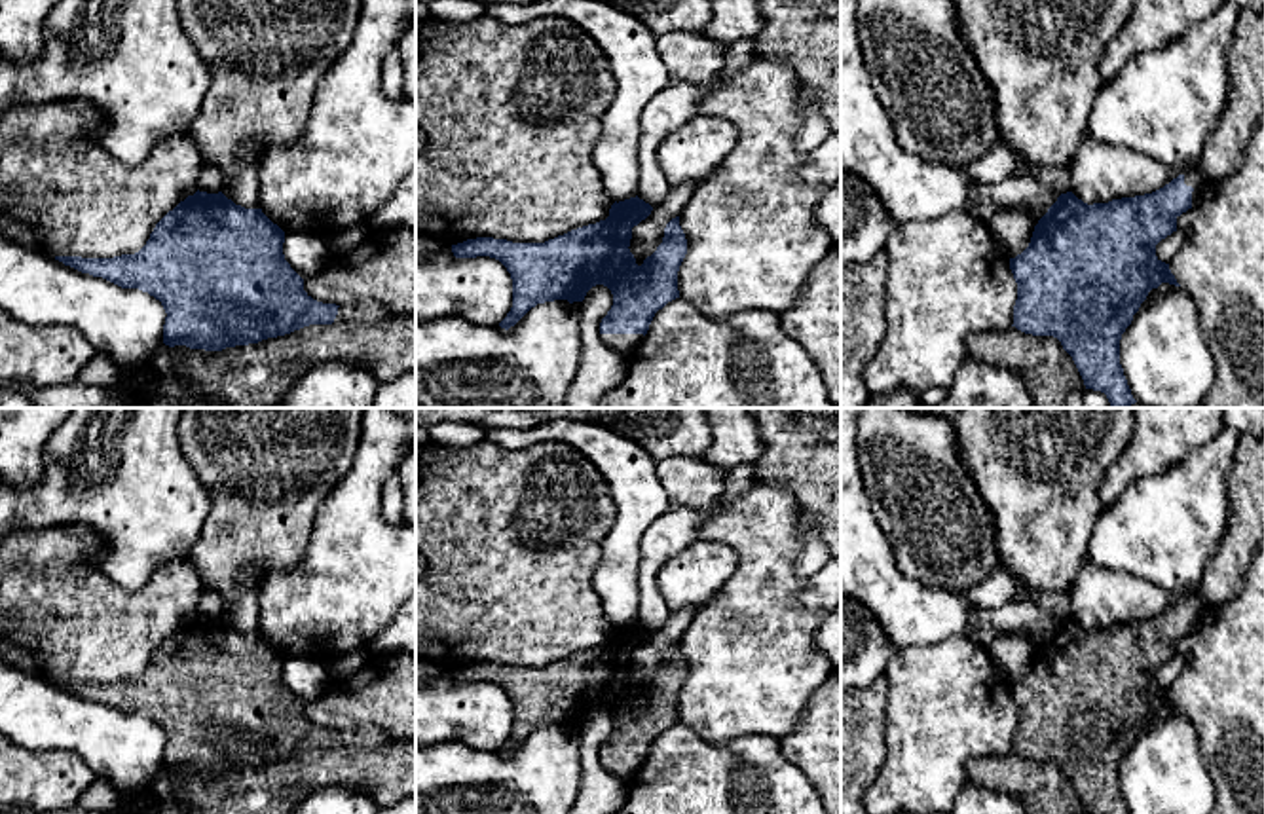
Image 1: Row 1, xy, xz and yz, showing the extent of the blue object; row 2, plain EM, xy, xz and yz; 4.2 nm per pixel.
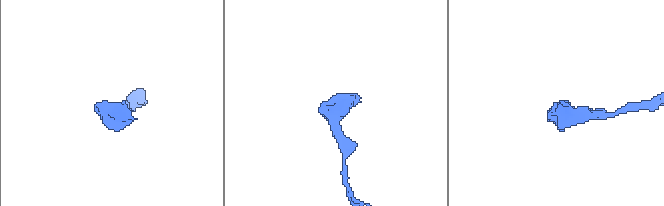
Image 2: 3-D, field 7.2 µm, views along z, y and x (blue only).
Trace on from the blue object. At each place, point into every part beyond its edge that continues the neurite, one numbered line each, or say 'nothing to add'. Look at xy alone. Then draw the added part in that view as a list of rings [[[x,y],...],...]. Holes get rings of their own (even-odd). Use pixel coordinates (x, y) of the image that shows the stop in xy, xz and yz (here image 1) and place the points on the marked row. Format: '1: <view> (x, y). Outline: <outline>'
1: xy (365, 310). Outline: [[[359,300],[340,305],[334,323],[376,323],[391,315],[393,311],[374,300]]]

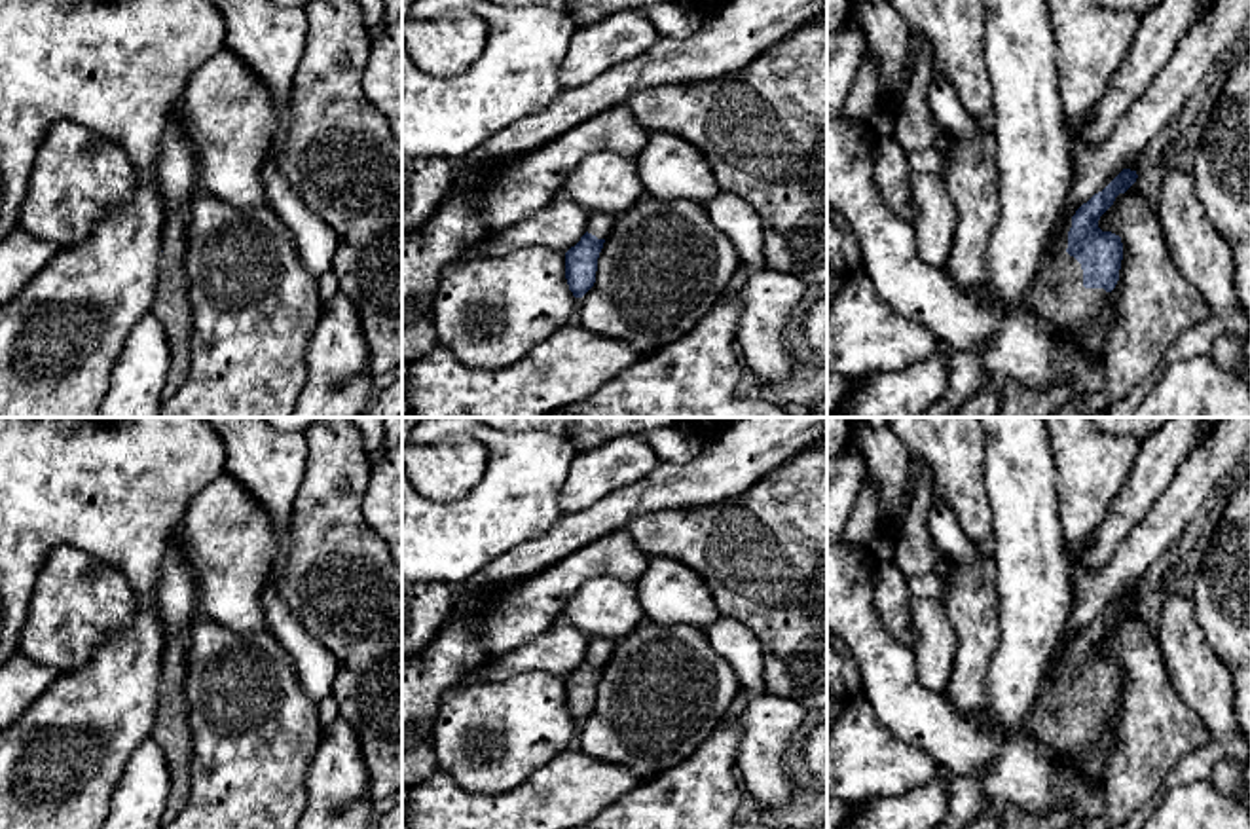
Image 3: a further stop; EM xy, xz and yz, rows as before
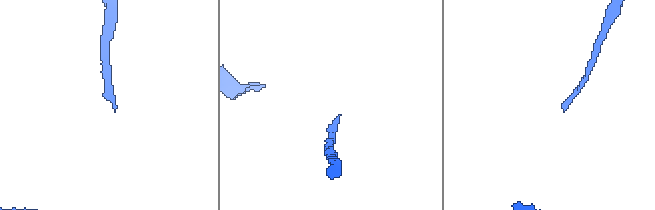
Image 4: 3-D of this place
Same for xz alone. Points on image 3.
1: xz (598, 224). Outline: [[[592,212],[586,224],[586,231],[596,235],[597,239],[607,239],[615,222],[615,216]]]

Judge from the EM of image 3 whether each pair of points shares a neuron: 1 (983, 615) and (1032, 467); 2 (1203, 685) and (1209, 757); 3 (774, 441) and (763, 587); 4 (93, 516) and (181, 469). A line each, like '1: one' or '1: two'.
1: two
2: one
3: two
4: one

